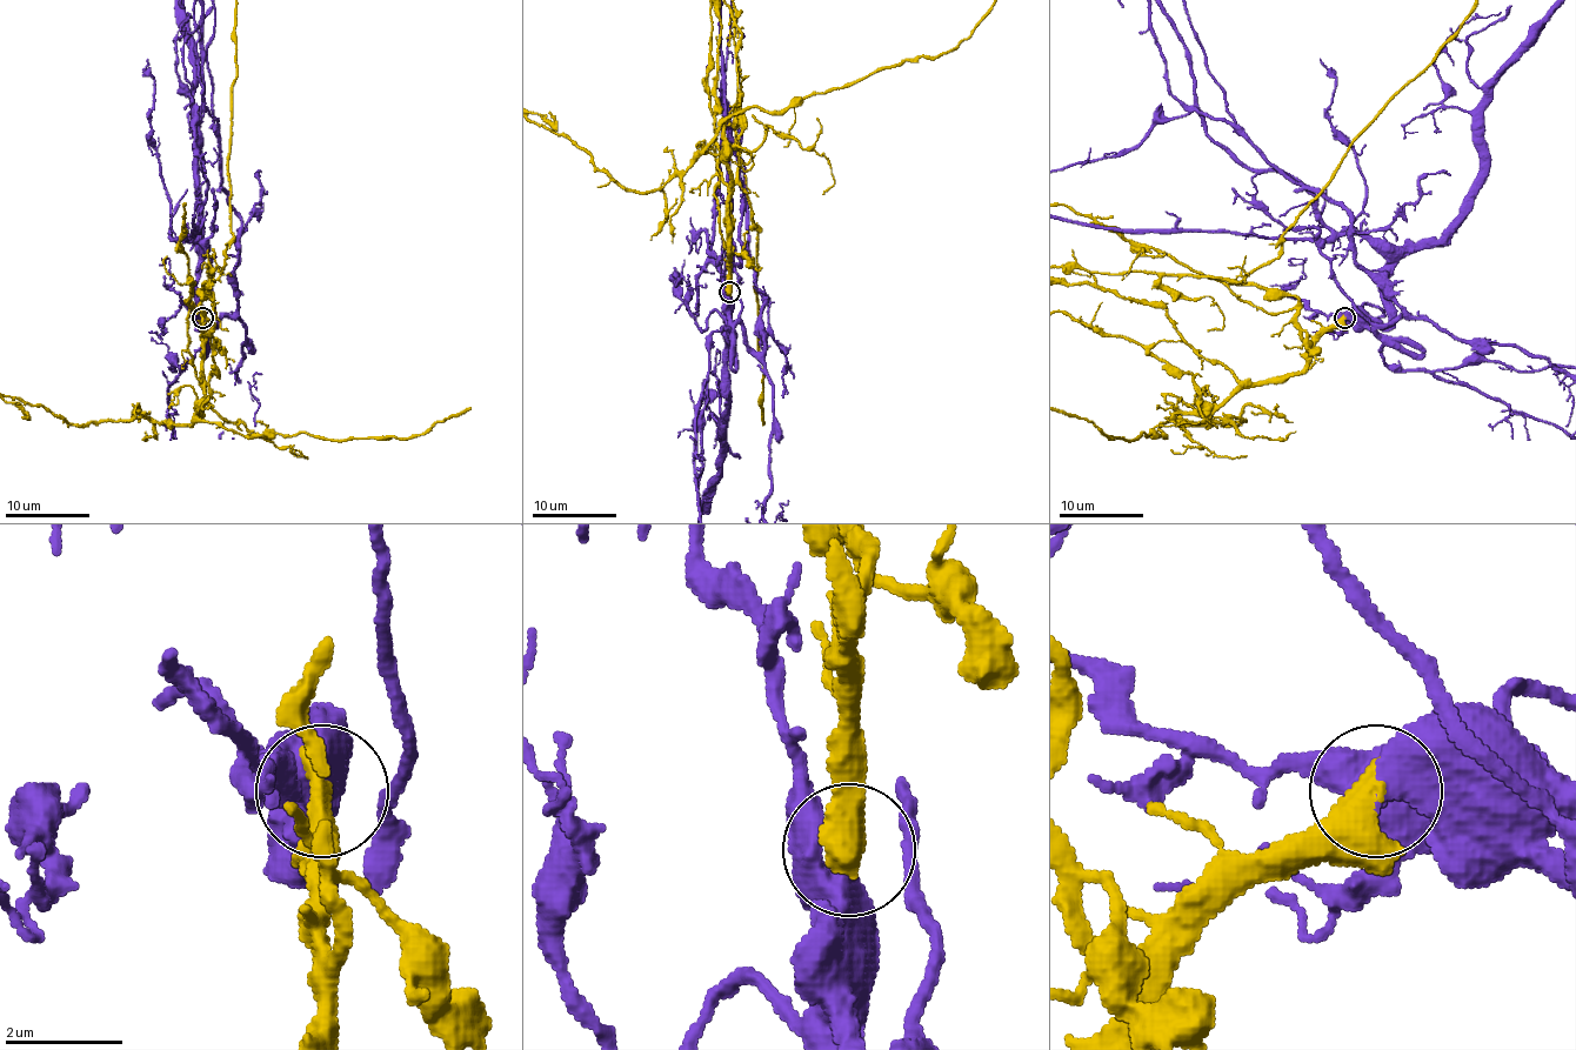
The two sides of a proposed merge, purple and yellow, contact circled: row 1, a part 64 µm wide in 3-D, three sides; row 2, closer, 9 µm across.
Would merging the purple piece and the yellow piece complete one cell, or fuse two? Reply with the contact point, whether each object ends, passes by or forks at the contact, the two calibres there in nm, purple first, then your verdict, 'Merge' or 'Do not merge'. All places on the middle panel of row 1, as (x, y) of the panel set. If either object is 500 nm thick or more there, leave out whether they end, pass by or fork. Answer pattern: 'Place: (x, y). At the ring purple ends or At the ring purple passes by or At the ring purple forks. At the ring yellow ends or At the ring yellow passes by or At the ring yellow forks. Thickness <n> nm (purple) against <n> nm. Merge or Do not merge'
Place: (729, 292). Thickness 440 nm (purple) against 550 nm. Merge

